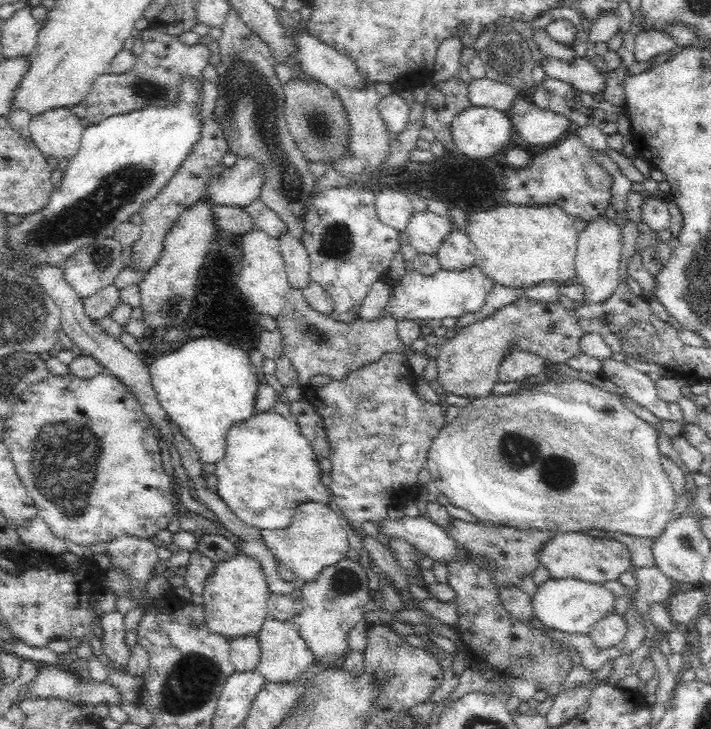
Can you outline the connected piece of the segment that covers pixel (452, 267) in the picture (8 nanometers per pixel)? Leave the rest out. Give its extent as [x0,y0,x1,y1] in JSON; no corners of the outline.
[438,228,477,272]

